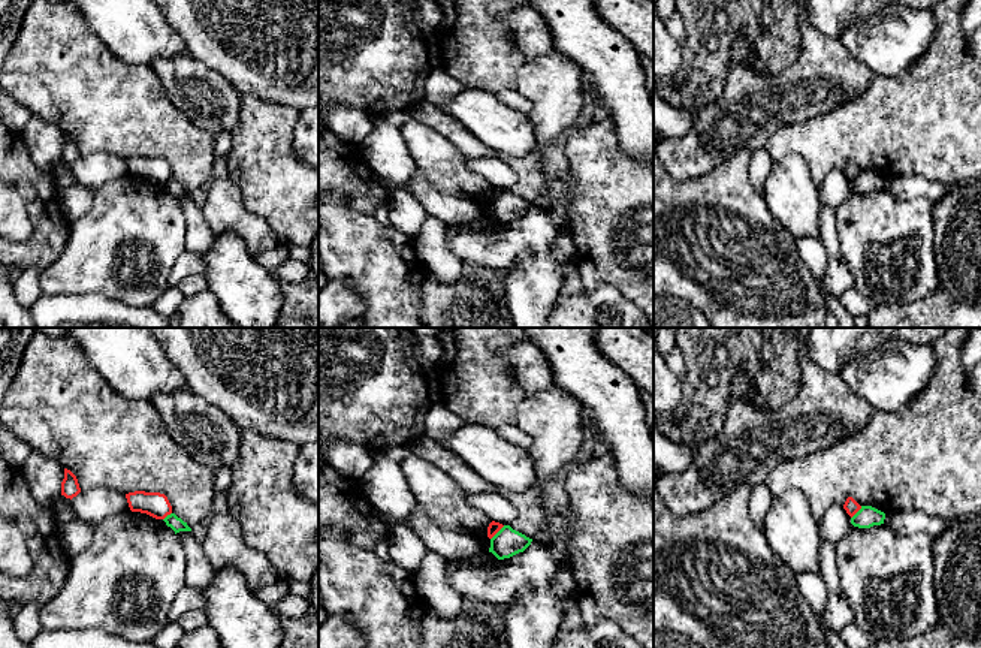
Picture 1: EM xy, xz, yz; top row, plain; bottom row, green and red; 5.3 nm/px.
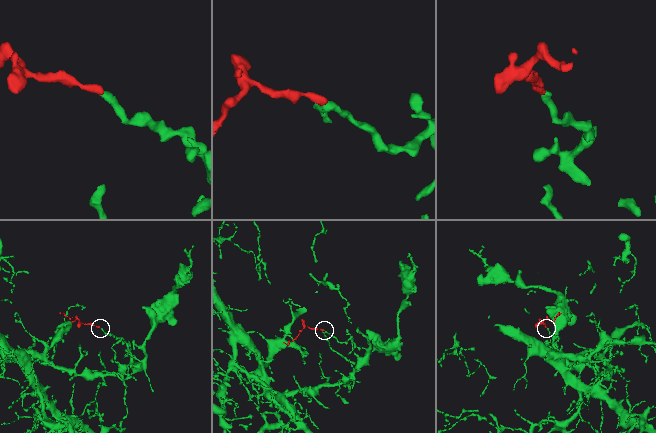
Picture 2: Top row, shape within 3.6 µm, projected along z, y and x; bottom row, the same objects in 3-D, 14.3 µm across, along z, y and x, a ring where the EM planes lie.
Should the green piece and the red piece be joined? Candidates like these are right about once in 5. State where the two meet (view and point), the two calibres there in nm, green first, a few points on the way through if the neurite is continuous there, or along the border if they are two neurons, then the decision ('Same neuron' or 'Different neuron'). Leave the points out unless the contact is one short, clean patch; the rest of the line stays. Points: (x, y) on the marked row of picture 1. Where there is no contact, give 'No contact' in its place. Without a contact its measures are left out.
Touches green at xz (497, 533). Thickness 160 nm (green) against 70 nm. Boundary: xz (504, 526), (491, 539). Different neuron

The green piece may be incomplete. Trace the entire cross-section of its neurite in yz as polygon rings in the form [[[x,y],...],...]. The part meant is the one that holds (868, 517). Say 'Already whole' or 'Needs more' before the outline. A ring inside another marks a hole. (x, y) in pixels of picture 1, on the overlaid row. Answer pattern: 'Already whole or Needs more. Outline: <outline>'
Already whole. Outline: [[[861,506],[861,509],[851,518],[851,524],[858,528],[870,528],[884,524],[884,519],[884,512],[872,506]]]

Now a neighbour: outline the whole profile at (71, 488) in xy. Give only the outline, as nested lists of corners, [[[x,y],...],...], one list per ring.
[[[64,468],[64,479],[61,482],[61,495],[72,500],[79,492],[81,492],[81,488],[76,476],[70,470]]]

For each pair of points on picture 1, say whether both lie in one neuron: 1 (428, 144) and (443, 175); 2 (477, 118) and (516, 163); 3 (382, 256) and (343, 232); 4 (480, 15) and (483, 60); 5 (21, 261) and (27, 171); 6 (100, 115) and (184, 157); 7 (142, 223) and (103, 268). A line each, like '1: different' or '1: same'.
1: same
2: different
3: same
4: same
5: same
6: same
7: same

